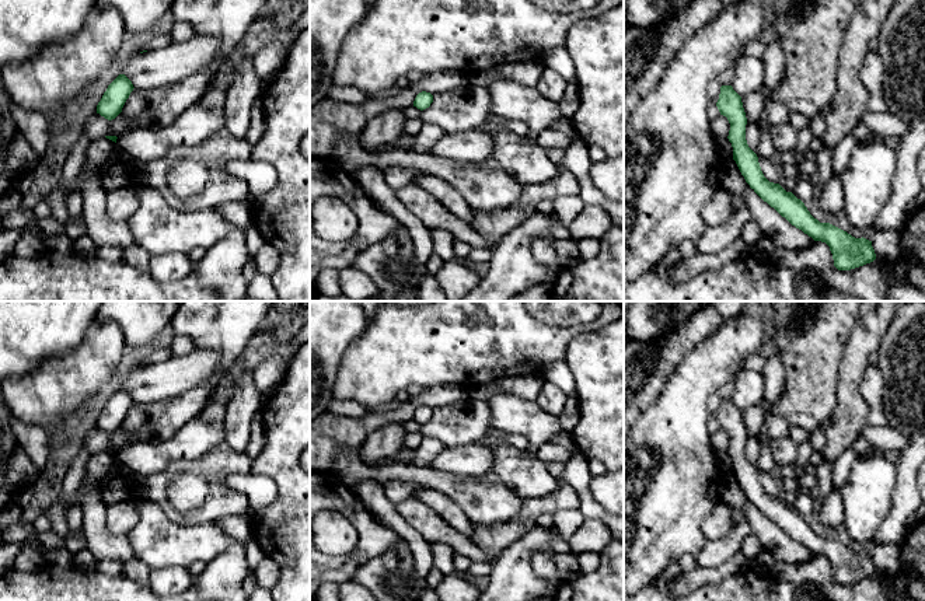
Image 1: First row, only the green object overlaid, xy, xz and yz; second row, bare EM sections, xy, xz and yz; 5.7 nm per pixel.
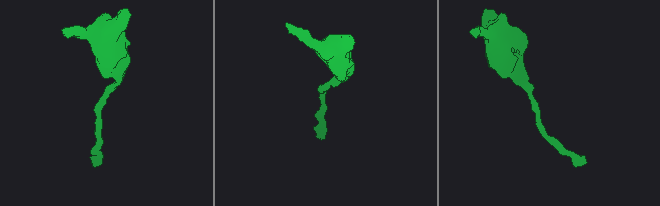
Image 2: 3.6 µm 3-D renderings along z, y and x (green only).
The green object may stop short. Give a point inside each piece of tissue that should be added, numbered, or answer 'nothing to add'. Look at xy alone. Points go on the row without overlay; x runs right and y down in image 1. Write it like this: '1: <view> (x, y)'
nothing to add

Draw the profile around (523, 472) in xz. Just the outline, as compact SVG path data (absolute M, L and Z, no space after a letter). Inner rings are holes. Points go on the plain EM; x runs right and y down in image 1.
M509 443L493 447L491 474L513 490L520 499L545 497L555 492L559 482L549 474L545 464L527 450Z

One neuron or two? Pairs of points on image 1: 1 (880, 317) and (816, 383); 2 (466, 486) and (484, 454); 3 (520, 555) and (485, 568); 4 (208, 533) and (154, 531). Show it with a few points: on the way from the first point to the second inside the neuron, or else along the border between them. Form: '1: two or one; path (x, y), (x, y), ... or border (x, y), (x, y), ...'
1: two; border (852, 327), (841, 357), (836, 390)
2: two; border (440, 470), (449, 474), (474, 477), (489, 474)
3: two; border (492, 563), (492, 570), (485, 580)
4: one; path (195, 535), (167, 535)

